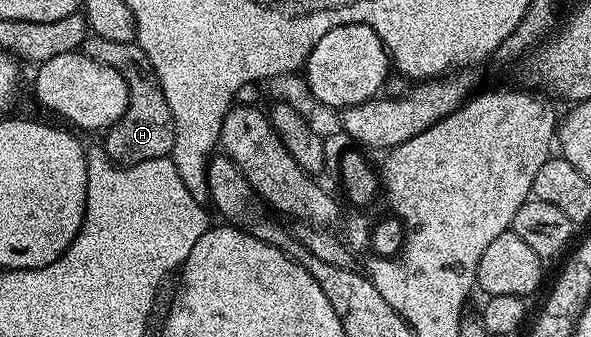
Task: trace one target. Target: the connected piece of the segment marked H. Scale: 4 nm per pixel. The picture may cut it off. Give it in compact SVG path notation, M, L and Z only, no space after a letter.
M90 34L82 42L81 53L100 64L116 68L116 72L124 76L124 84L128 84L128 108L124 116L116 120L116 124L104 134L104 149L111 162L120 166L131 166L144 160L167 157L174 146L172 112L168 108L168 100L164 100L164 92L154 75L152 64L137 41L104 40L104 36Z

